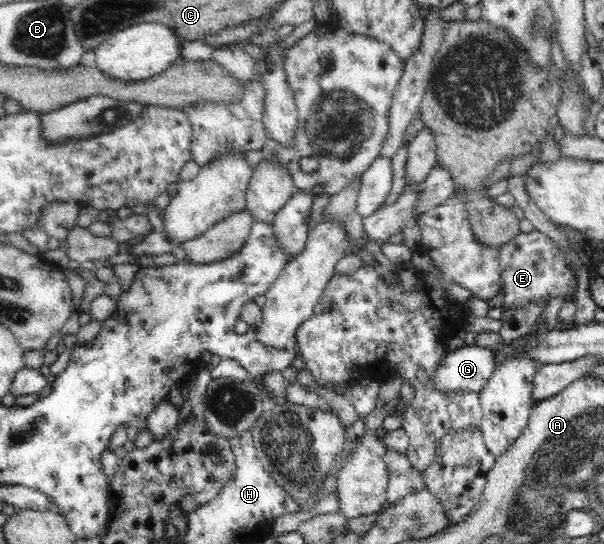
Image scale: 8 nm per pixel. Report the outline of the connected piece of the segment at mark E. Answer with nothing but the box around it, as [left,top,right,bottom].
[499,232,577,311]

